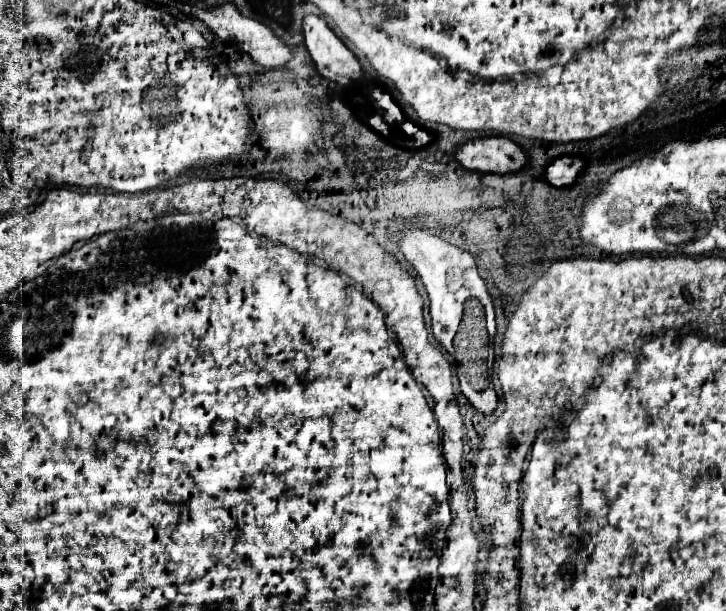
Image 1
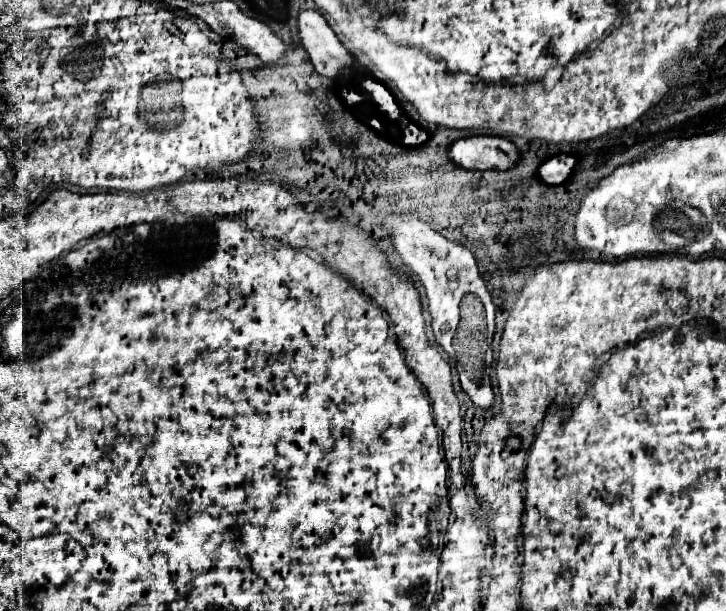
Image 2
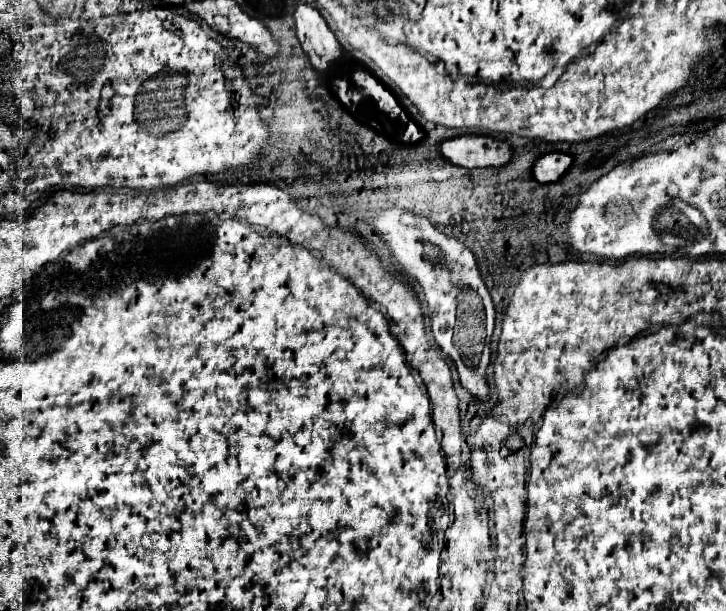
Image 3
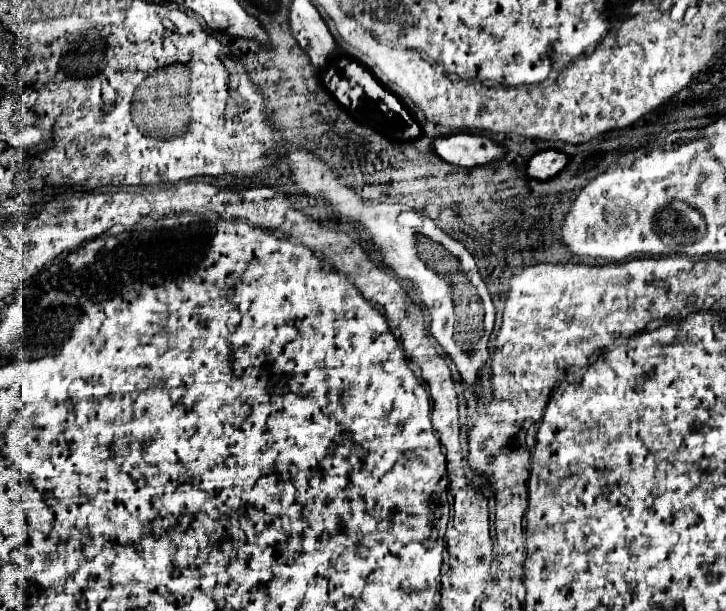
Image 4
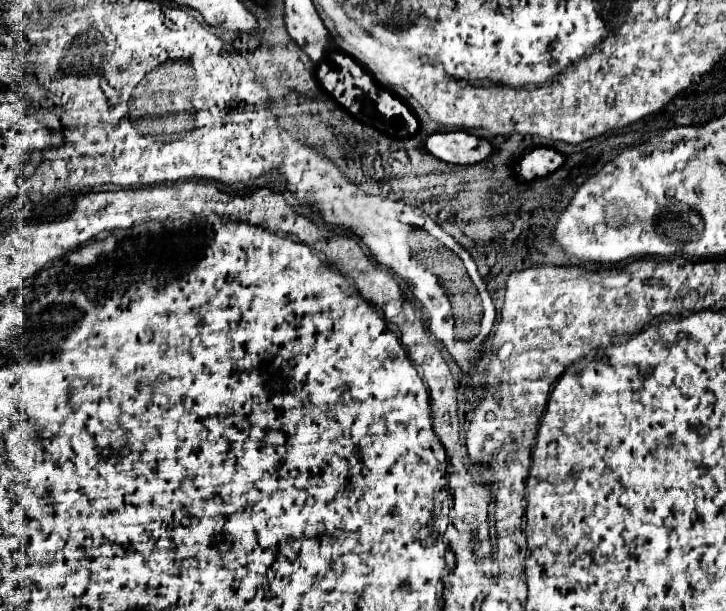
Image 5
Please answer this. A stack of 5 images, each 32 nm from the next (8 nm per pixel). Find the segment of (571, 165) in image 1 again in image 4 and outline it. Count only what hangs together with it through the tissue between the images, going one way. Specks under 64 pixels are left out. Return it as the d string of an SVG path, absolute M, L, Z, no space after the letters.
M542 150L542 152L532 154L524 162L524 174L528 178L548 180L548 176L556 176L556 172L560 172L560 168L564 168L566 162L568 162L566 154L558 150Z

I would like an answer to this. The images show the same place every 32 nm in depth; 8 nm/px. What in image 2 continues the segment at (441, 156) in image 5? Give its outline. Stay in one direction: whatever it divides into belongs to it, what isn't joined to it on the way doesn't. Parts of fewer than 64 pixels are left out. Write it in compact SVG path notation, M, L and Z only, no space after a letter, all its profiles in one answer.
M470 136L448 144L450 160L466 170L508 170L518 160L516 146L506 138Z

